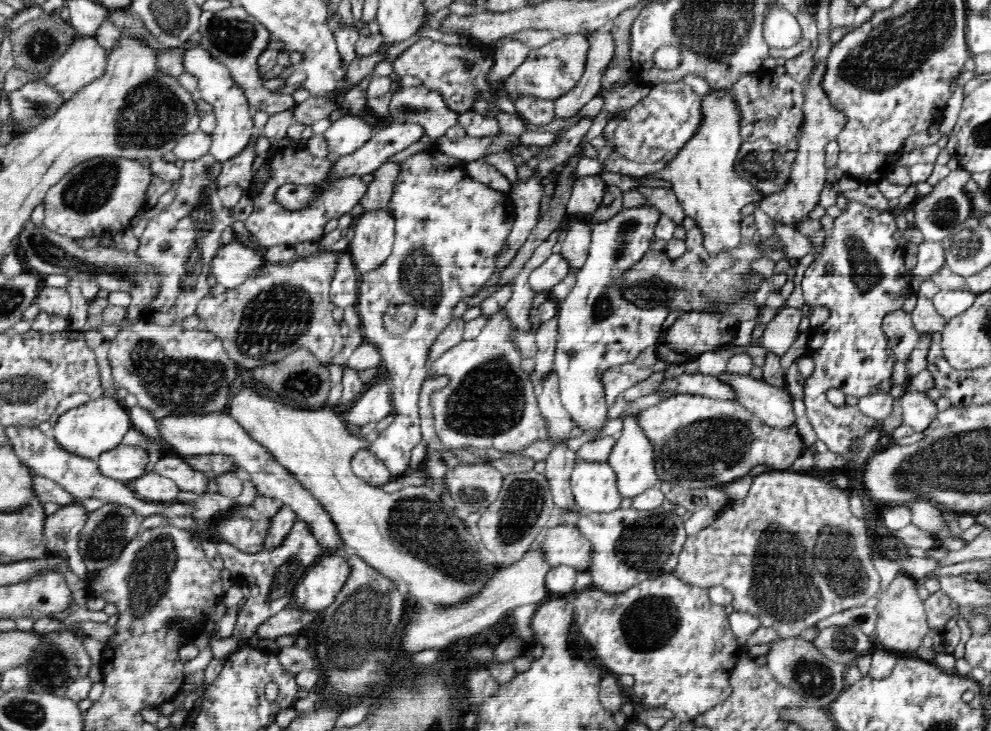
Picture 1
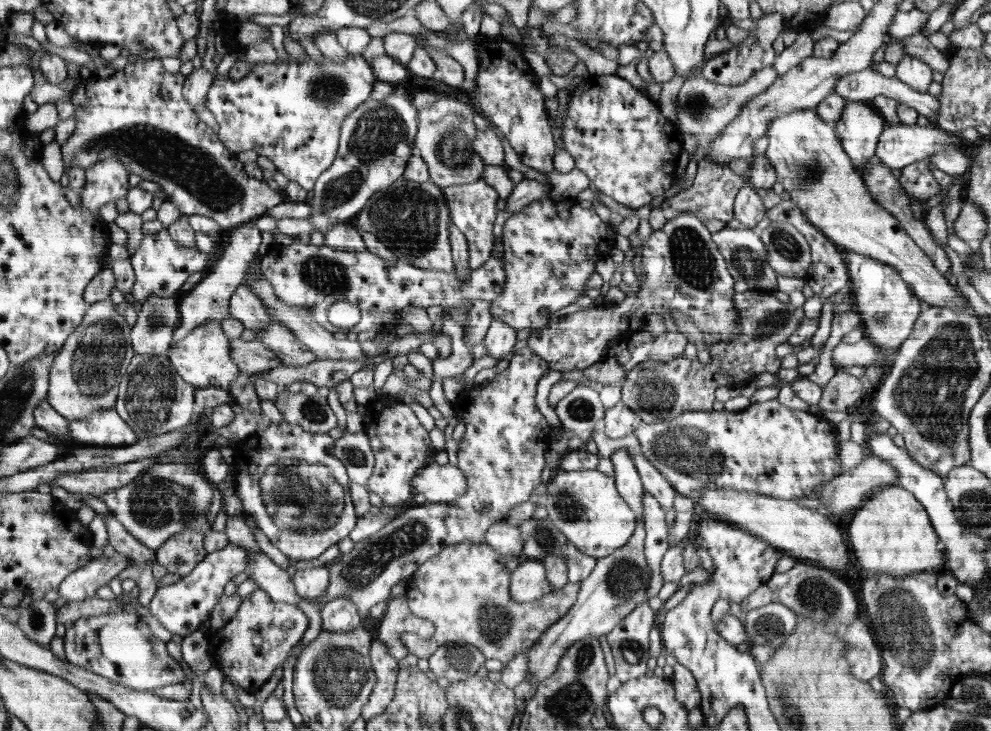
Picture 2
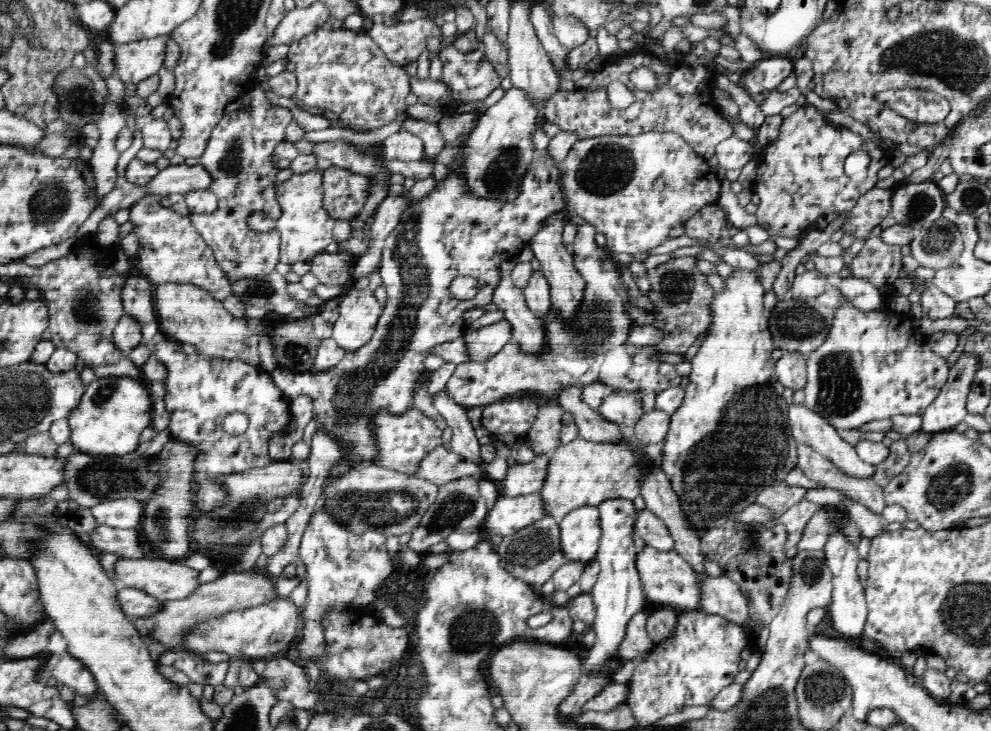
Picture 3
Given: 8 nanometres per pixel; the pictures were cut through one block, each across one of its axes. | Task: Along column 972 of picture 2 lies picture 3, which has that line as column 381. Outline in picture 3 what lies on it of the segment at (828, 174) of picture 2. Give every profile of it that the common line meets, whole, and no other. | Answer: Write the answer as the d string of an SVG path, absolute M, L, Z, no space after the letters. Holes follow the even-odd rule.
M352 288L339 303L339 317L331 336L346 353L354 352L370 342L382 308L369 288Z

